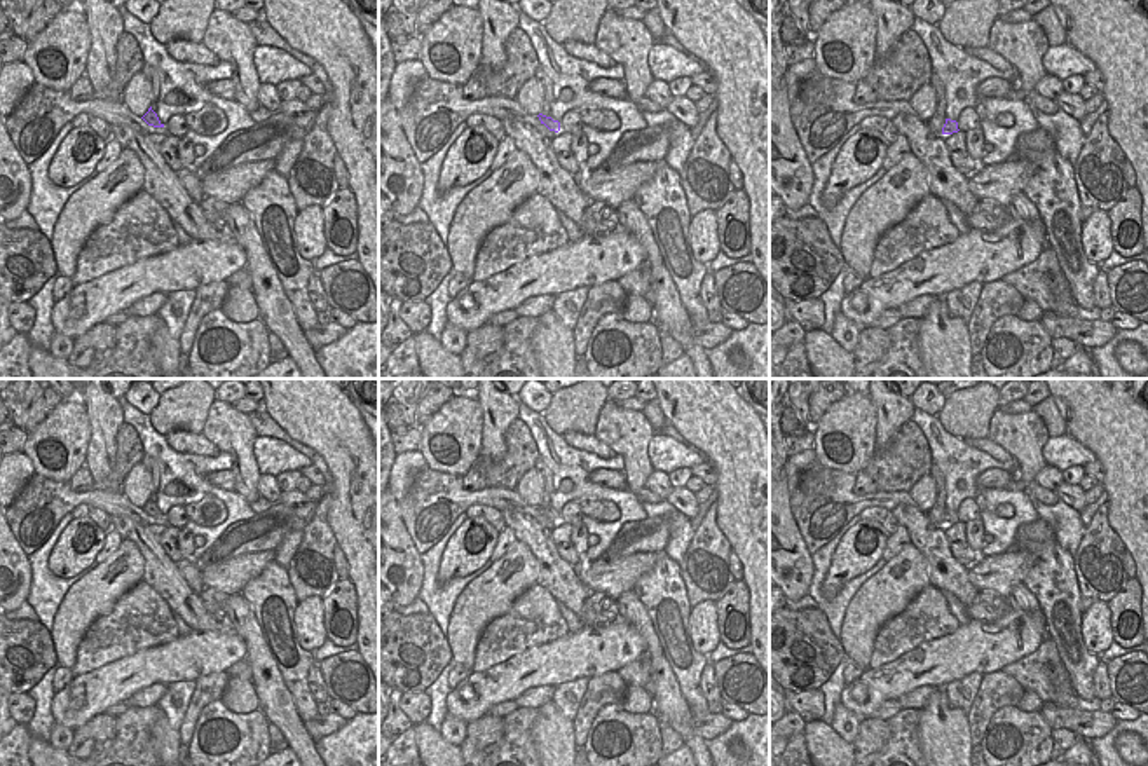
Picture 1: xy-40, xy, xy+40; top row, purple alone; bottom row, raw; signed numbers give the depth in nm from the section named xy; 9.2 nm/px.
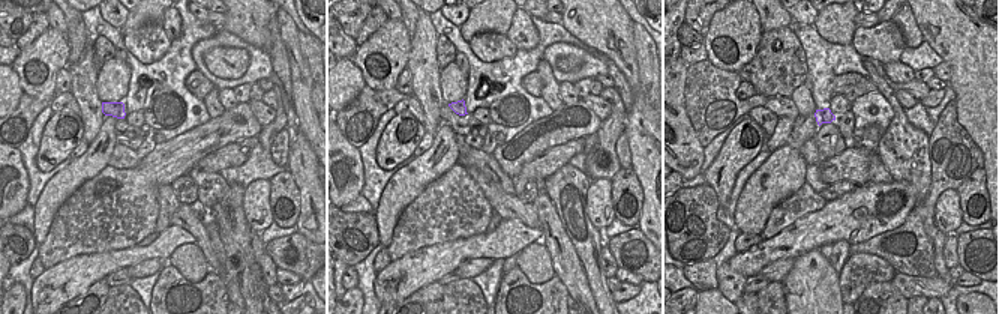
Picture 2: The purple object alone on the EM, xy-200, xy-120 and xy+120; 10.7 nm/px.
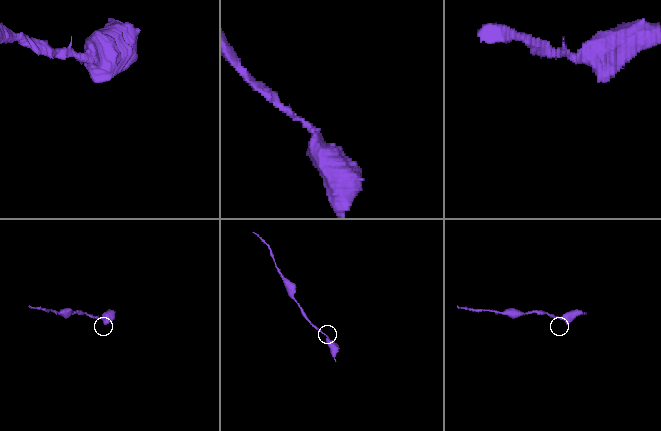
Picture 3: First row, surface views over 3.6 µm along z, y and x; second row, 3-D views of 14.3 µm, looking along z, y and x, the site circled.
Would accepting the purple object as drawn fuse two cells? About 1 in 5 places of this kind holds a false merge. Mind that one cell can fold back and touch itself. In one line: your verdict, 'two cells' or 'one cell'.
one cell

